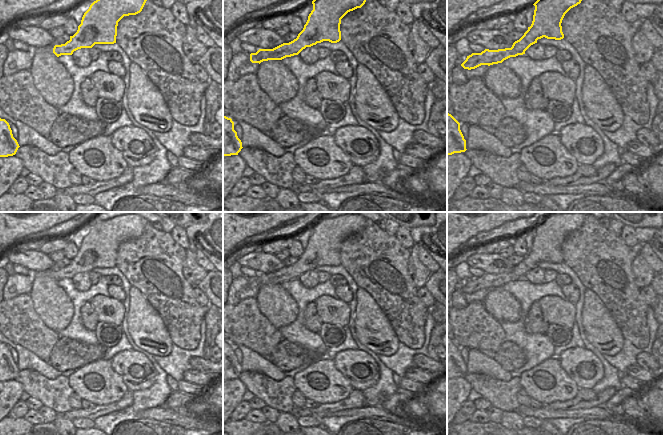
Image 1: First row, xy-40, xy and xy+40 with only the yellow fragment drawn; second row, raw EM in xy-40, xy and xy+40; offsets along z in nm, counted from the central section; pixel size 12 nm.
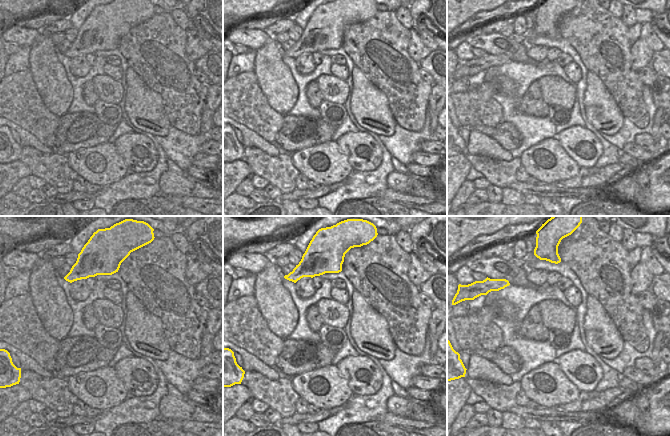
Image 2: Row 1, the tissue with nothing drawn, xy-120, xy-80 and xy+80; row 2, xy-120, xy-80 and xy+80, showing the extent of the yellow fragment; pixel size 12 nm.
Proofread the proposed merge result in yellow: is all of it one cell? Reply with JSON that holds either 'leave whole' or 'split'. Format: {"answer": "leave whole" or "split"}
{"answer": "leave whole"}

